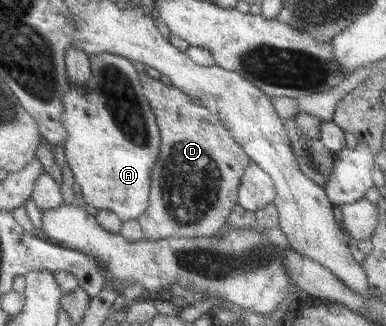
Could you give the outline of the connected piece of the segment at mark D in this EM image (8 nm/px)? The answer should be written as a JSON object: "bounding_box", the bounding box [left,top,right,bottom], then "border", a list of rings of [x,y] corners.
{"bounding_box":[138,73,252,241],"border":[[[142,73],[140,77],[161,129],[162,149],[162,157],[153,169],[149,208],[138,219],[144,230],[145,239],[158,241],[171,237],[212,237],[226,224],[233,209],[238,207],[242,176],[252,161],[229,129],[226,129],[221,118],[196,98],[190,97],[185,90],[178,89],[173,84],[168,86],[155,82],[146,73]]]}

